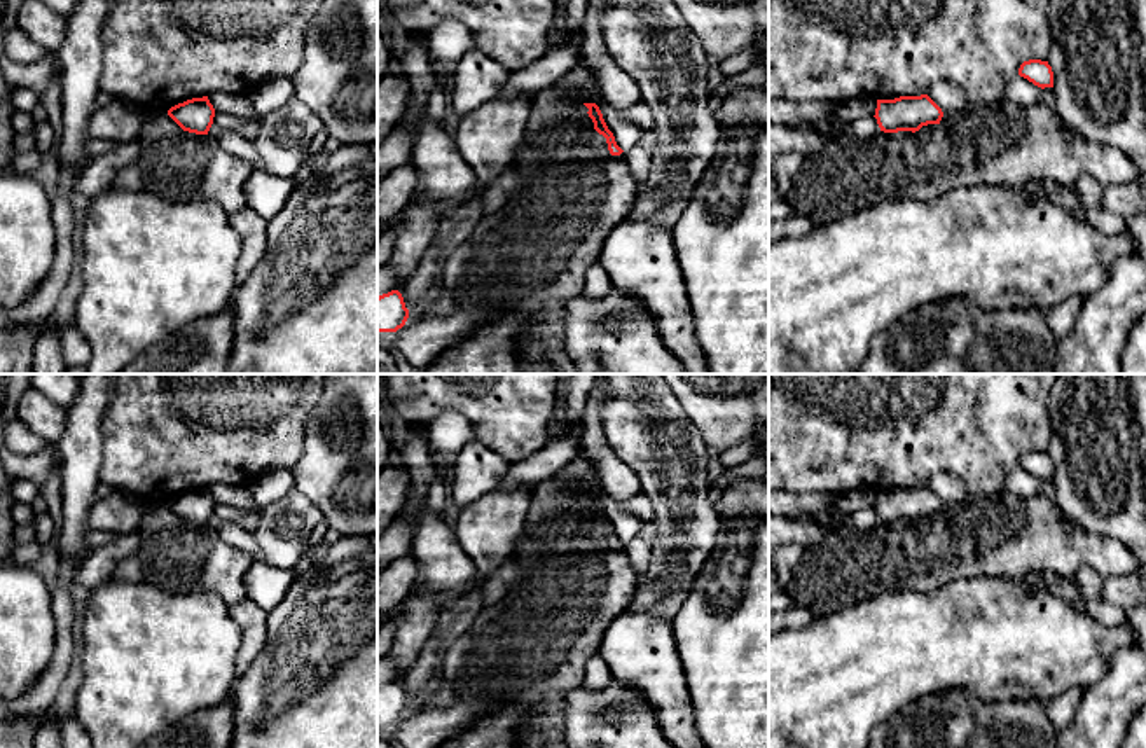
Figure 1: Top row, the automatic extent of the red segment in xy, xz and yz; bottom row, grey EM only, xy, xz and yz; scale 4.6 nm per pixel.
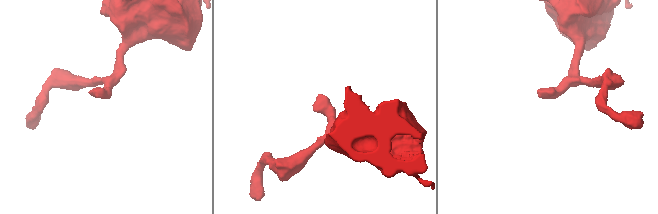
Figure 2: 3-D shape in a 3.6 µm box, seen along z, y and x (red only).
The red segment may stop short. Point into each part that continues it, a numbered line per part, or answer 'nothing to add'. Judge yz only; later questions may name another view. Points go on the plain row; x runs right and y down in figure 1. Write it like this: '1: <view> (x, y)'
nothing to add

